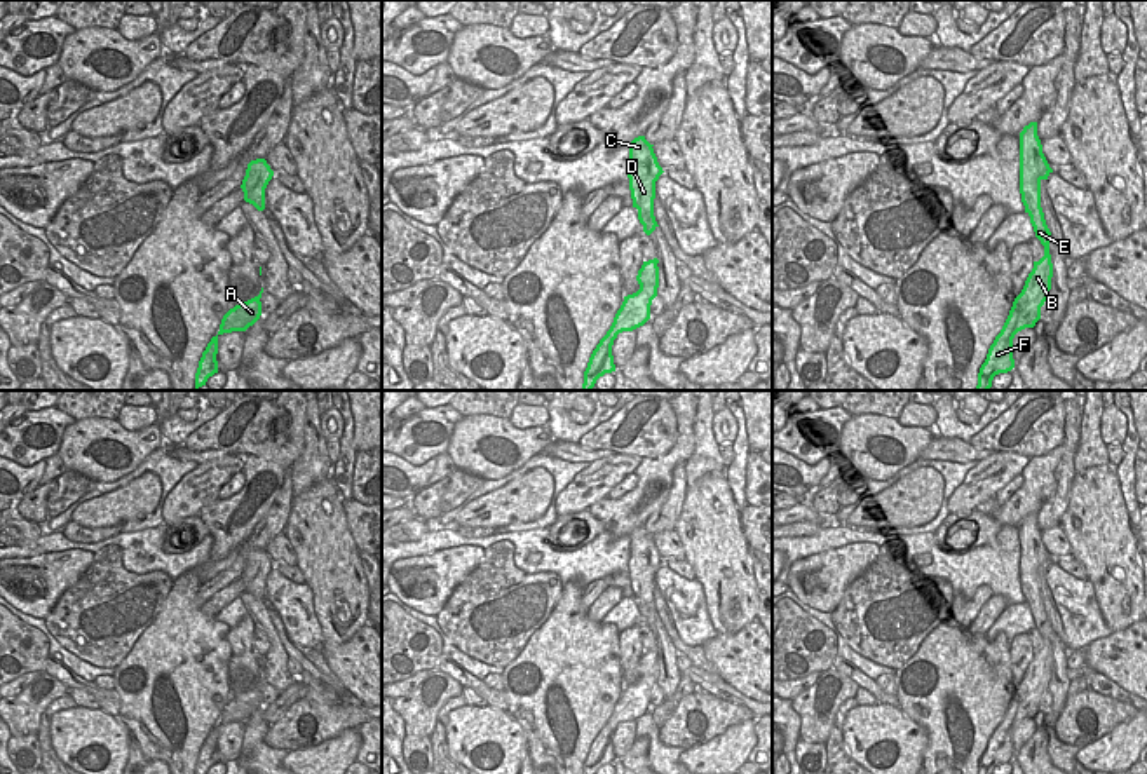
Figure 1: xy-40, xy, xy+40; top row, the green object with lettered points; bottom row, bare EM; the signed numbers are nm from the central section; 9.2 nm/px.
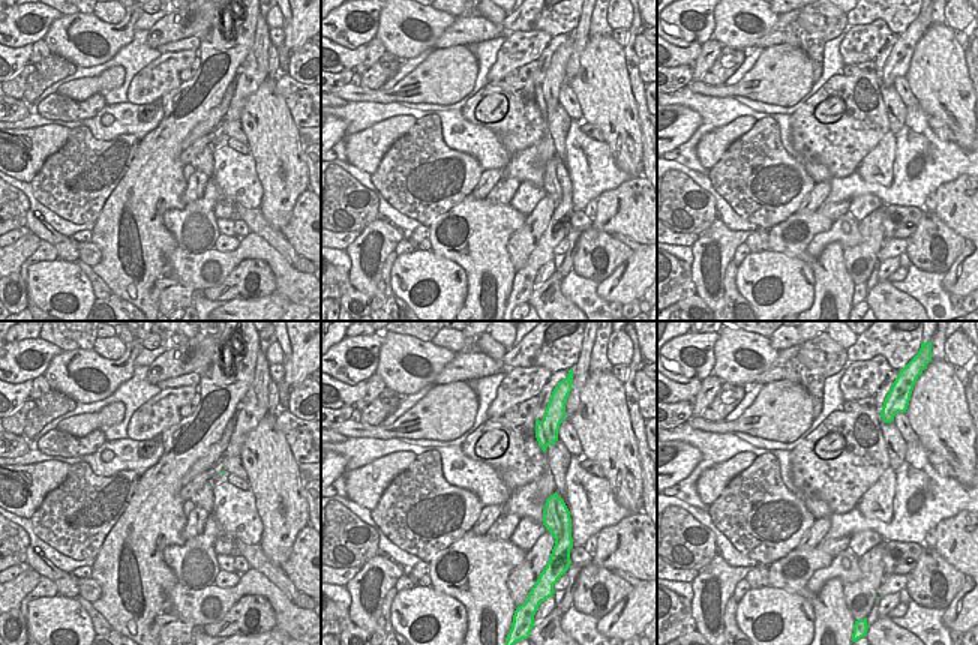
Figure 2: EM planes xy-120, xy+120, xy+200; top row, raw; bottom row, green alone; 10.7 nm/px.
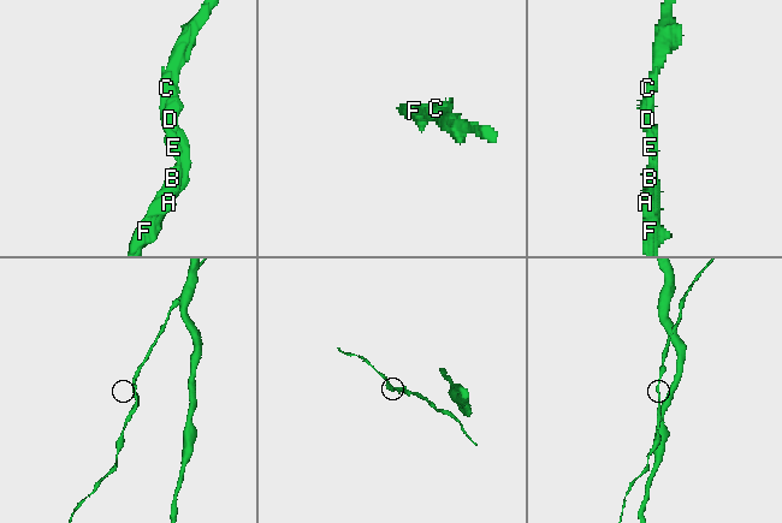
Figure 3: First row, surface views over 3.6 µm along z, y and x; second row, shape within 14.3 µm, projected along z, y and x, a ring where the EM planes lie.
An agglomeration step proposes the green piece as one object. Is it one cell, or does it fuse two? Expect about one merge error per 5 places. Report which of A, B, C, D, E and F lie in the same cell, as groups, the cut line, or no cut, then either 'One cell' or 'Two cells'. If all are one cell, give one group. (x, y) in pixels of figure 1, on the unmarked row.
Groups: A B C D E F. No split. One cell

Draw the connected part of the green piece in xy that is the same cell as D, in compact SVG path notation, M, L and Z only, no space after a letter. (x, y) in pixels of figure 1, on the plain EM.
M638 526L629 533L629 580L633 598L638 600L638 610L643 622L650 626L659 615L654 607L655 572L664 563L645 526Z

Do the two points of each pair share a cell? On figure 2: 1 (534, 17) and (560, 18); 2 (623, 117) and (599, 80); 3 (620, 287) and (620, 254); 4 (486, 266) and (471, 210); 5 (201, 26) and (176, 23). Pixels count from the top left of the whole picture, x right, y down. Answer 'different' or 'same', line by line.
1: same
2: same
3: different
4: same
5: same

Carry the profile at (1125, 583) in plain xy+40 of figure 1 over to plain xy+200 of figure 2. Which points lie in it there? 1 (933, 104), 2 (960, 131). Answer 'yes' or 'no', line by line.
1: yes
2: yes

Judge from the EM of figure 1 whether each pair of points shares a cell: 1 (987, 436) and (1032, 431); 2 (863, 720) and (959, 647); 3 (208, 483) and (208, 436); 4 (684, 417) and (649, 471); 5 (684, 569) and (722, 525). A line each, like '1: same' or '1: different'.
1: same
2: different
3: different
4: same
5: different

